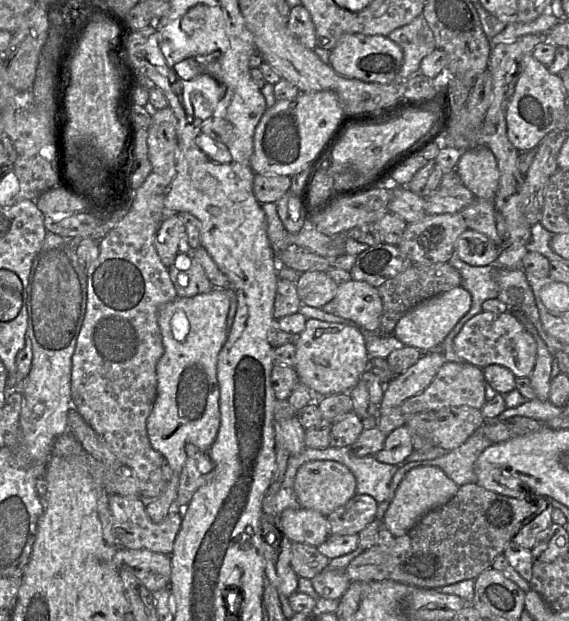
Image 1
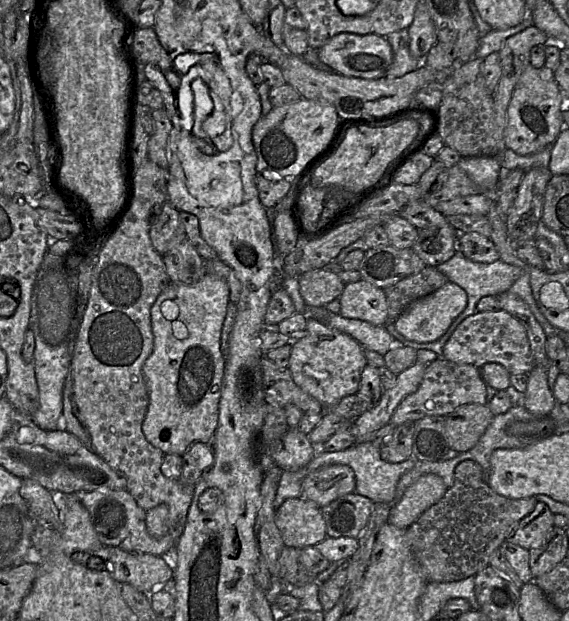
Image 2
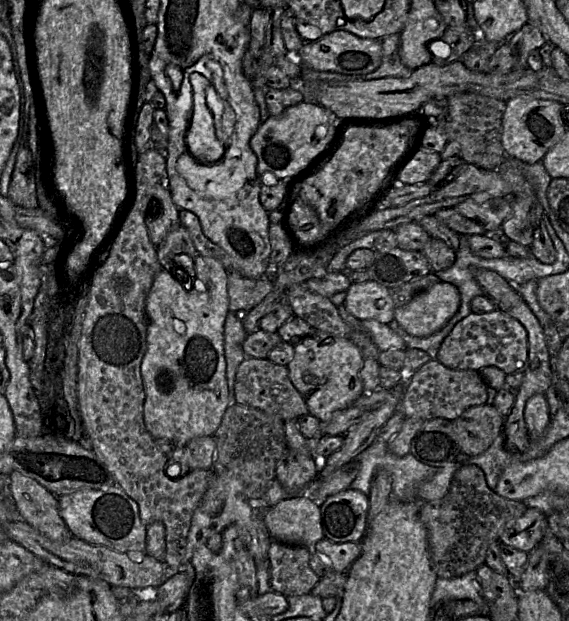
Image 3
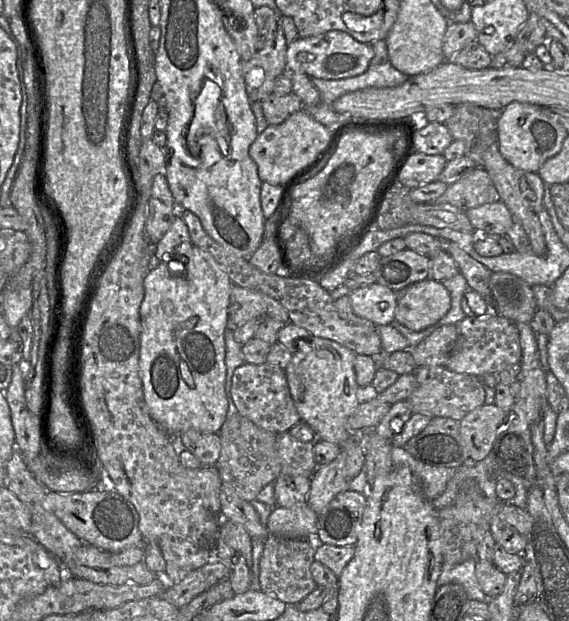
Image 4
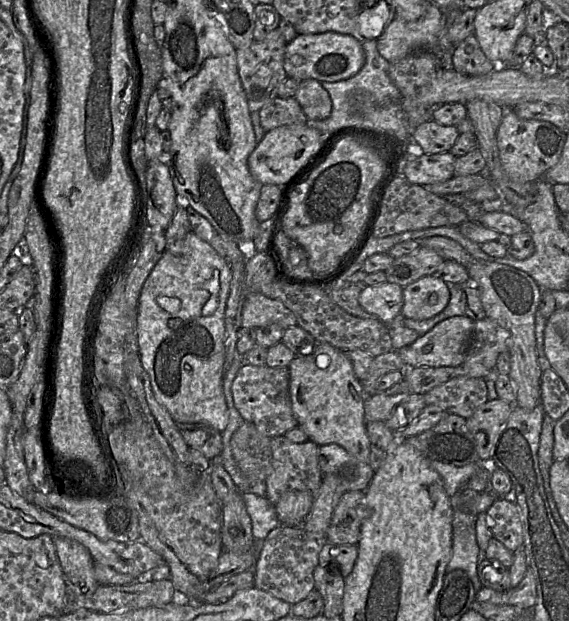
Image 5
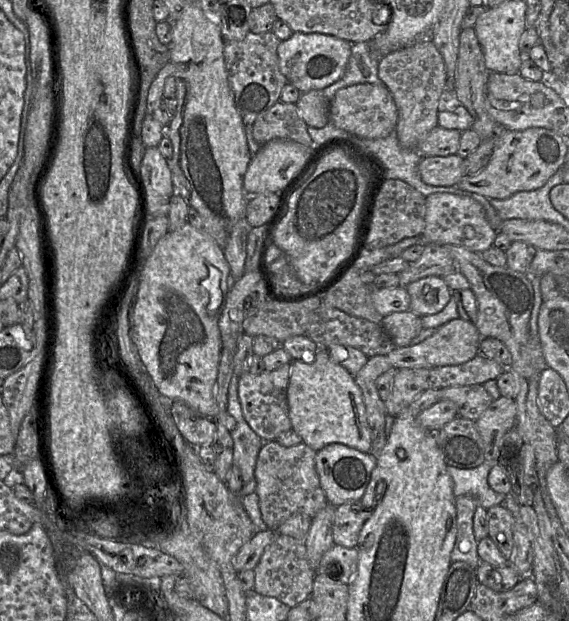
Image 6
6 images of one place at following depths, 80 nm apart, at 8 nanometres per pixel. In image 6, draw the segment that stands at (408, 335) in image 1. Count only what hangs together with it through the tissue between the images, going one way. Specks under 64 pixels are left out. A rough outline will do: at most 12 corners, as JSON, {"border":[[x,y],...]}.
{"border":[[442,277],[406,286],[409,310],[422,317],[439,313],[451,290]]}

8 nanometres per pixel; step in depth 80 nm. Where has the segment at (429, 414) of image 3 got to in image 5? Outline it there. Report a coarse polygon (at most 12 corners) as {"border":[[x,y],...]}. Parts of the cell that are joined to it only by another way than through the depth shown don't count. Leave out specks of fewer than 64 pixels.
{"border":[[458,376],[423,394],[465,419],[489,401],[486,379]]}

